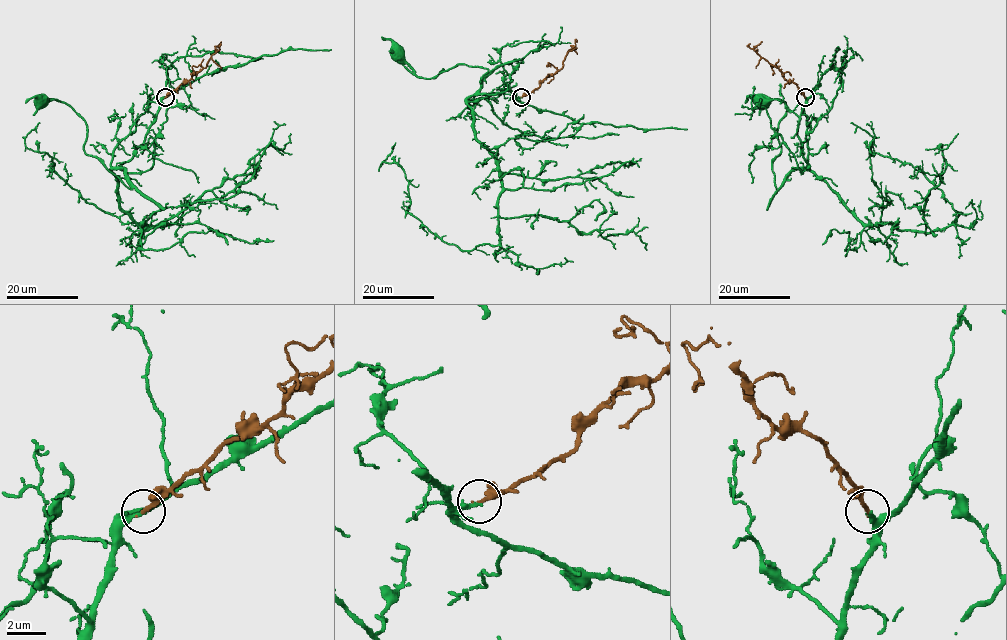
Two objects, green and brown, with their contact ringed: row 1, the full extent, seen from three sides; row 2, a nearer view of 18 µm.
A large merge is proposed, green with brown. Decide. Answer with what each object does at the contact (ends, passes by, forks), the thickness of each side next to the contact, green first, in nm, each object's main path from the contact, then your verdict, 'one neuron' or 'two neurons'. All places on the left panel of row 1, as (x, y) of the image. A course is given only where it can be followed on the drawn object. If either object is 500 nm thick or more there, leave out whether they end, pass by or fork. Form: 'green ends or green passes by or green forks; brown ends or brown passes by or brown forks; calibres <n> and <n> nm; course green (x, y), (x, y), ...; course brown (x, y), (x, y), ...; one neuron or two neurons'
green ends; brown ends; calibres 220 and 240 nm; course green (165, 97), (135, 155), (111, 168), (124, 169), (132, 189), (85, 153), (86, 122), (70, 106), (43, 101); course brown (165, 97), (207, 65), (221, 41); one neuron

